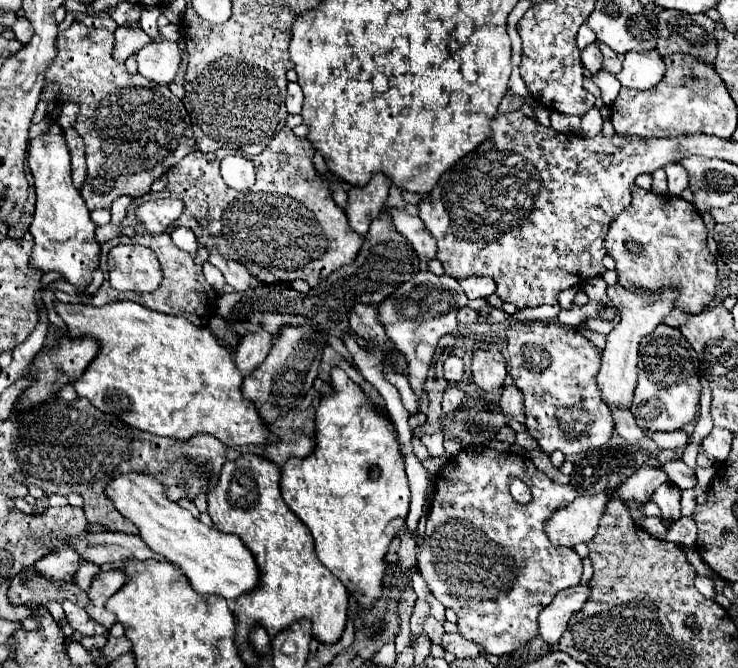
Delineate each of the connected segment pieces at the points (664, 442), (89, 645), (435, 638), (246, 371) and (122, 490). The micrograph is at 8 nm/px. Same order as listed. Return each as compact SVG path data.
M647 429L645 435L651 437L661 449L677 449L677 447L683 449L687 445L687 441L689 441L689 437L687 437L687 433L683 429L677 429L673 433L661 433L661 431L649 431Z
M75 632L73 634L73 641L80 643L87 651L90 651L93 648L98 648L98 649L103 648L107 643L107 636L98 635L92 637L85 637Z
M427 616L424 622L424 631L432 643L440 645L444 634L443 625L432 616Z
M263 329L245 335L245 339L241 339L241 345L235 351L235 365L239 373L243 377L249 377L263 363L271 347L273 347L273 339Z
M119 475L111 485L107 485L105 493L113 499L117 511L121 511L121 515L137 525L141 539L155 553L161 553L171 563L181 567L197 593L219 595L235 601L241 595L257 589L259 567L239 535L221 533L217 531L217 527L207 527L205 523L195 519L187 509L169 501L165 497L163 485L157 483L151 475Z

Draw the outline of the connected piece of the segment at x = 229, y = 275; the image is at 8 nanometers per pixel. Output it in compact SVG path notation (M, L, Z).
M215 247L209 251L209 263L215 265L225 281L235 289L235 291L245 291L249 287L257 287L259 281L239 263L239 261L231 261L231 259L225 259Z

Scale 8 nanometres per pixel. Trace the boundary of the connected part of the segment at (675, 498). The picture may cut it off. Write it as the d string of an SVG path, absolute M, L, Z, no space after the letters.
M663 483L651 497L659 509L663 511L663 519L667 521L679 521L681 519L681 491L673 483Z

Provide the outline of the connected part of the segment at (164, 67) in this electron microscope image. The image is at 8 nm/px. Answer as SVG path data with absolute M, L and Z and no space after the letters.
M153 41L141 47L141 51L135 53L135 59L143 77L151 79L153 83L167 85L177 75L181 51L173 41Z

